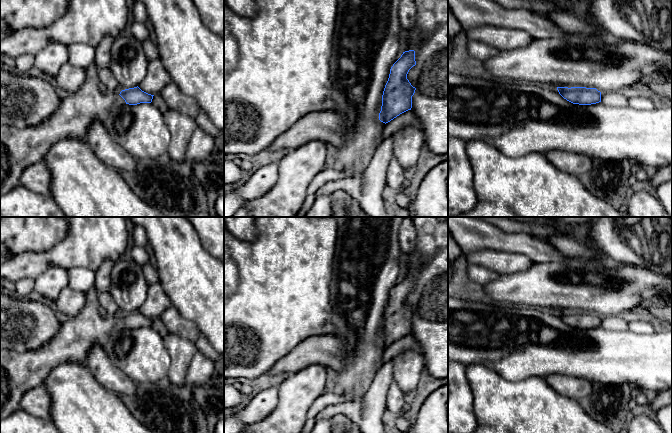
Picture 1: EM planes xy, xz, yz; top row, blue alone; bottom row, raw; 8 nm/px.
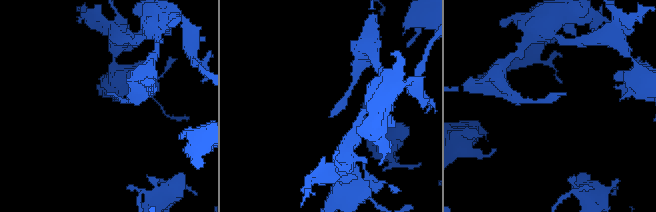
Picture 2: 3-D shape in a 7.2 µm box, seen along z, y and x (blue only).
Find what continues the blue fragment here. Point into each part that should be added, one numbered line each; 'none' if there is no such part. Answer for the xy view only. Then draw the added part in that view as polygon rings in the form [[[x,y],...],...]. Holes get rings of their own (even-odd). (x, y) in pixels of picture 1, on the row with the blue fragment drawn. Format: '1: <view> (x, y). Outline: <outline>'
1: xy (19, 148). Outline: [[[95,64],[85,69],[85,83],[73,95],[62,99],[56,112],[41,124],[23,129],[0,125],[0,196],[20,185],[23,171],[43,161],[52,145],[65,138],[84,139],[95,121],[103,122],[113,109],[126,104],[120,95],[111,94],[101,87]]]

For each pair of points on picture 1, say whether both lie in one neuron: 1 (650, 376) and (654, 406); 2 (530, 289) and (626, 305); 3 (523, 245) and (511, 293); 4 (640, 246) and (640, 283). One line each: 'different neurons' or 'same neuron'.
1: different neurons
2: same neuron
3: different neurons
4: different neurons

